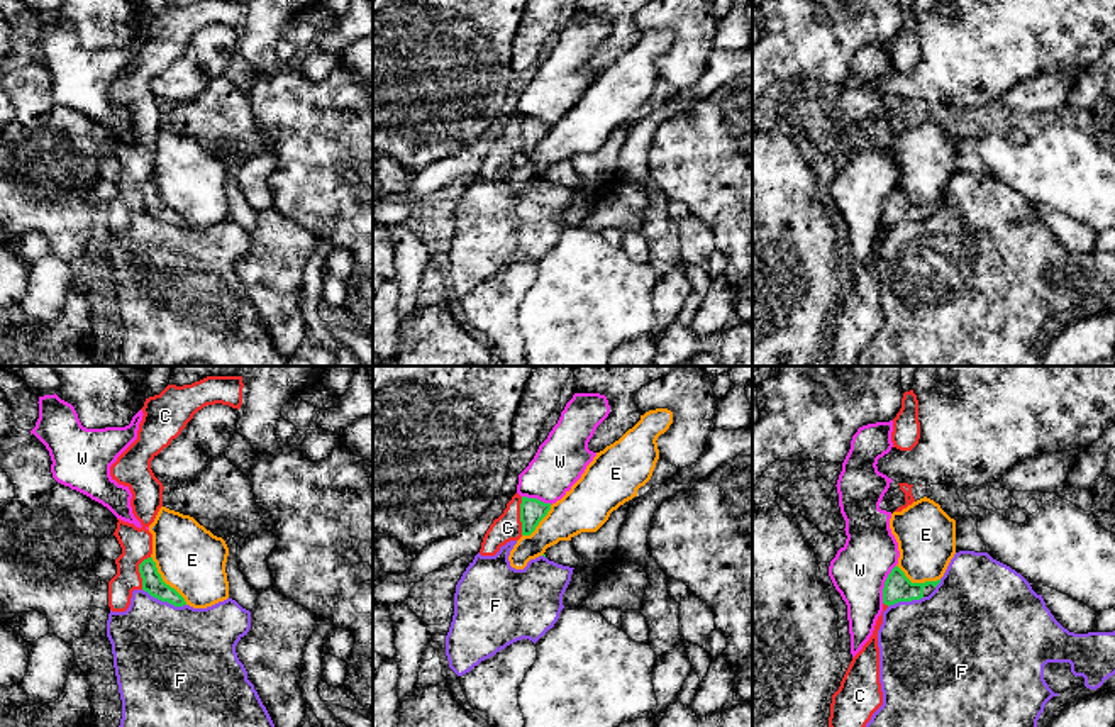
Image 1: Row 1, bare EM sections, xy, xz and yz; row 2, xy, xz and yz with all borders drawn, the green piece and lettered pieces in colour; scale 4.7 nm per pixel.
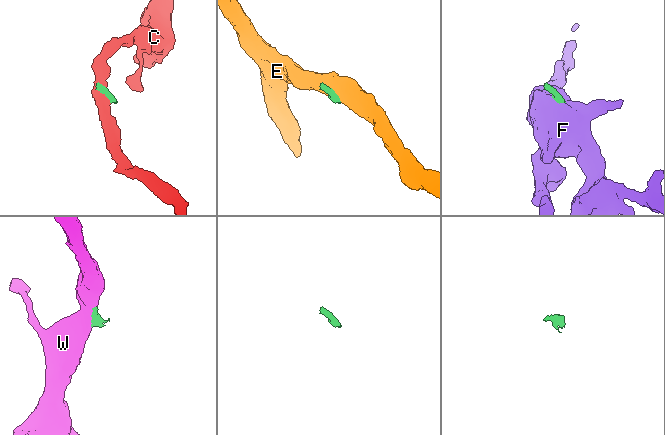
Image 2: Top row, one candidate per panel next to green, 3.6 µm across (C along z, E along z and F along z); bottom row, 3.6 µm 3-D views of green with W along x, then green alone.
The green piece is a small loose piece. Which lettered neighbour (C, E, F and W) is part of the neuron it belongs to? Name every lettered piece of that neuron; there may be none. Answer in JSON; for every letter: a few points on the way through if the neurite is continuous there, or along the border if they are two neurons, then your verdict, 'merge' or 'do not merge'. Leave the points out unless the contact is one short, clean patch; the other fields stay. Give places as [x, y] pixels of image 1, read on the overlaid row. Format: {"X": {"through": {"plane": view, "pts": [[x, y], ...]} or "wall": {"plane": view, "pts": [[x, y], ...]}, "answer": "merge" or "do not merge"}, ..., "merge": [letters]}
{"C": {"wall": {"plane": "xz", "pts": [[522, 497], [521, 534]]}, "answer": "do not merge"}, "E": {"wall": {"plane": "xy", "pts": [[151, 556], [160, 577], [187, 604]]}, "answer": "do not merge"}, "F": {"wall": {"plane": "xy", "pts": [[143, 588], [161, 600], [185, 605]]}, "answer": "do not merge"}, "W": {"wall": {"plane": "yz", "pts": [[895, 565], [885, 582], [882, 602]]}, "answer": "do not merge"}, "merge": []}

